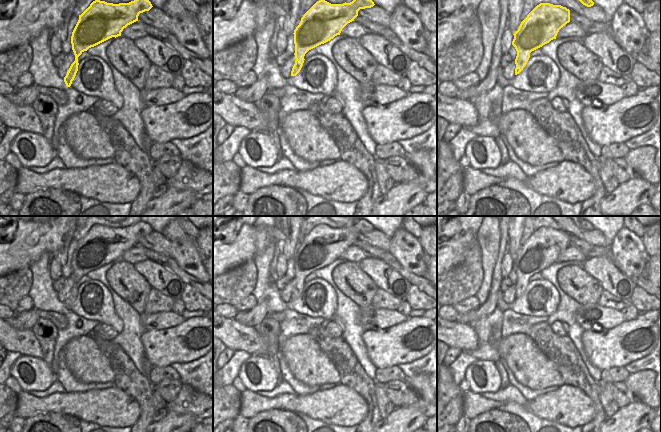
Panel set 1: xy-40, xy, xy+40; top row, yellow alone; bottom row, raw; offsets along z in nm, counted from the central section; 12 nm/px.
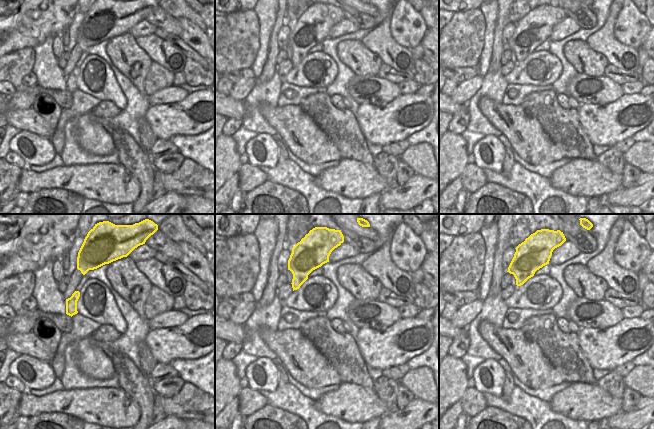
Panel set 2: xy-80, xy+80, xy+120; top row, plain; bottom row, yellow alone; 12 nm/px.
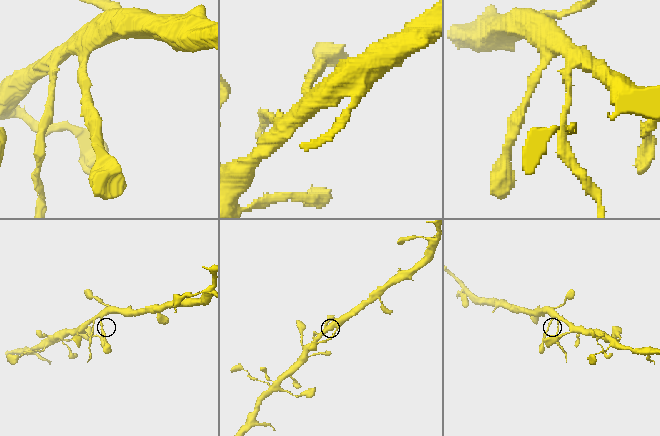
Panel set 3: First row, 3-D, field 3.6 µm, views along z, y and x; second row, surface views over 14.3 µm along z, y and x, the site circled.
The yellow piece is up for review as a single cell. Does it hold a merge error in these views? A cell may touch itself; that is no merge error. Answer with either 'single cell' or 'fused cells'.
single cell

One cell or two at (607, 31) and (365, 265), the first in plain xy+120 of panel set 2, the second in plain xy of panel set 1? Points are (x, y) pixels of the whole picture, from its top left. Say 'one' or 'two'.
one

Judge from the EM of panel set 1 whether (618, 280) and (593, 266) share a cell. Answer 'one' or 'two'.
one

